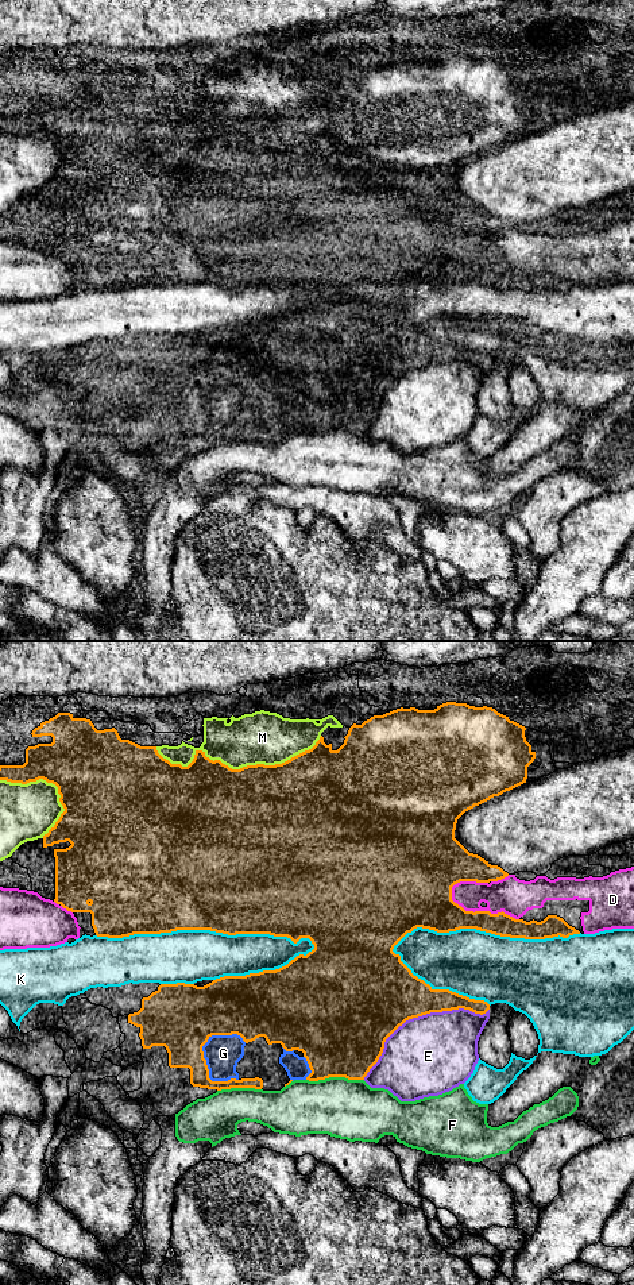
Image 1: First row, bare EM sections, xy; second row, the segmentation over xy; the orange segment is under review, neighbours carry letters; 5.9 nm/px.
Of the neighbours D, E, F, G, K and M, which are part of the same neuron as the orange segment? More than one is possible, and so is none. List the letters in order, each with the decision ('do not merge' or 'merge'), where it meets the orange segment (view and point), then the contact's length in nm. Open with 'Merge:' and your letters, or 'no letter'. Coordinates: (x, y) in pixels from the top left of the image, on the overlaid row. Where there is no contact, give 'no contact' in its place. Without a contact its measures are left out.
Merge: K
D: do not merge; contact xy (479, 911); length 460 nm
E: do not merge; contact xy (417, 1017); length 850 nm
F: do not merge; contact xy (335, 1076); length 340 nm
G: do not merge; contact xy (208, 1071); length 340 nm
K: merge; contact xy (207, 929); length 1300 nm
M: do not merge; contact xy (236, 770); length 1000 nm

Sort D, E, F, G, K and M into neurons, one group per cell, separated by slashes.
D M / E / F / G / K

